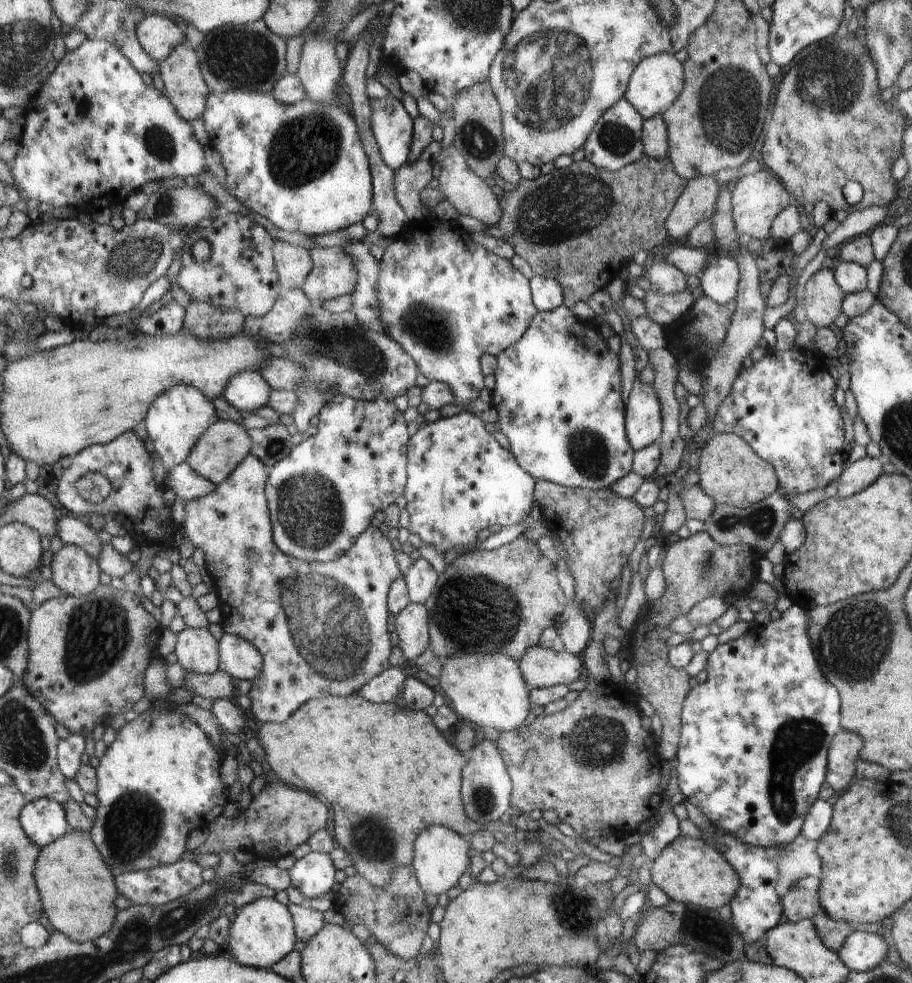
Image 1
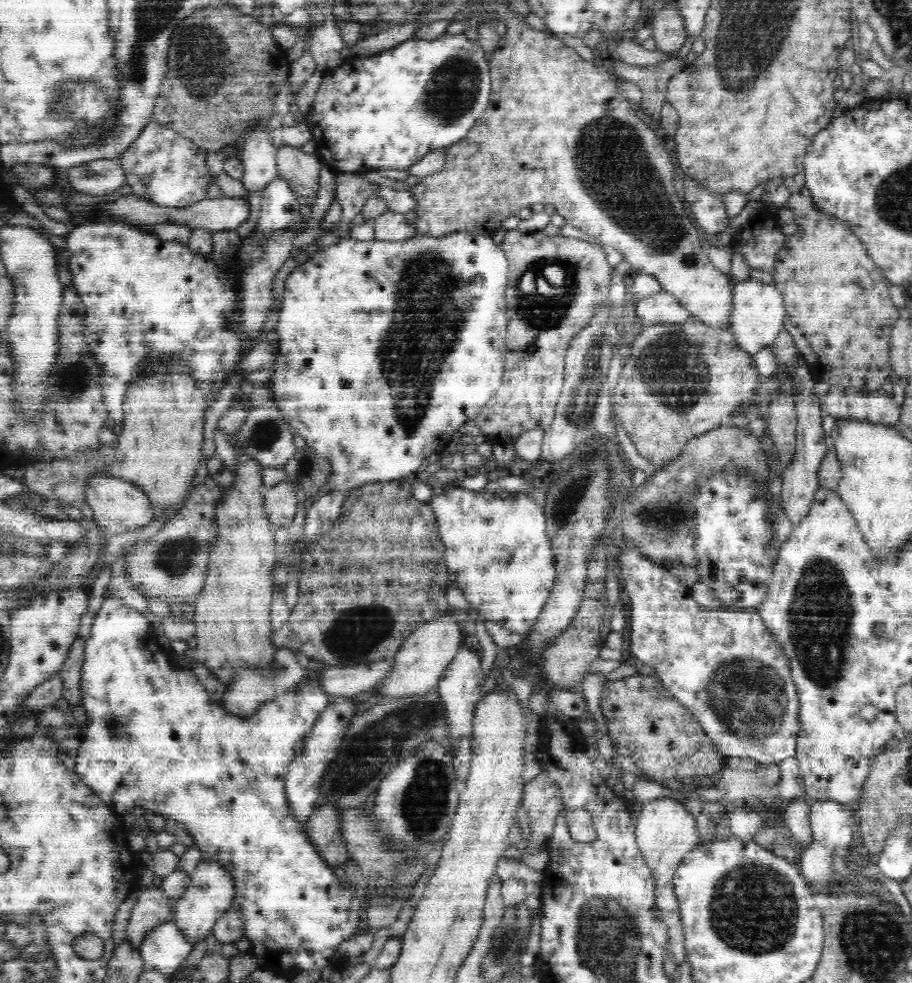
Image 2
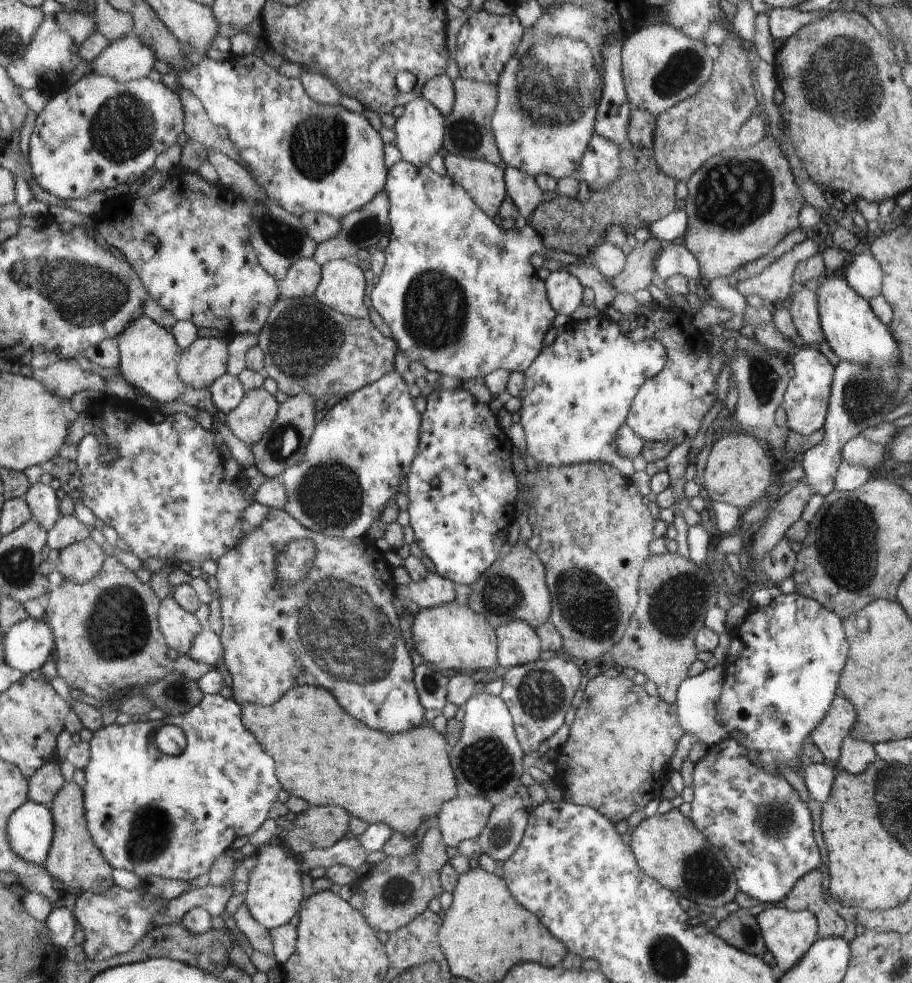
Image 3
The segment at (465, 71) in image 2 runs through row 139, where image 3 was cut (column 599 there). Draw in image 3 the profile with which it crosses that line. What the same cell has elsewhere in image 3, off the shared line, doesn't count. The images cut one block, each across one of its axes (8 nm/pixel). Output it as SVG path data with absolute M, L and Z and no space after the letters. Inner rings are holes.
M606 314L583 321L572 321L564 332L556 336L554 342L542 348L542 356L534 360L534 368L523 372L526 396L522 398L520 424L526 435L527 451L539 466L566 466L582 462L604 462L614 466L622 476L632 476L635 472L632 460L622 456L614 444L622 424L628 419L632 400L637 392L653 376L664 368L668 353L659 340L630 340L622 332L618 321Z

